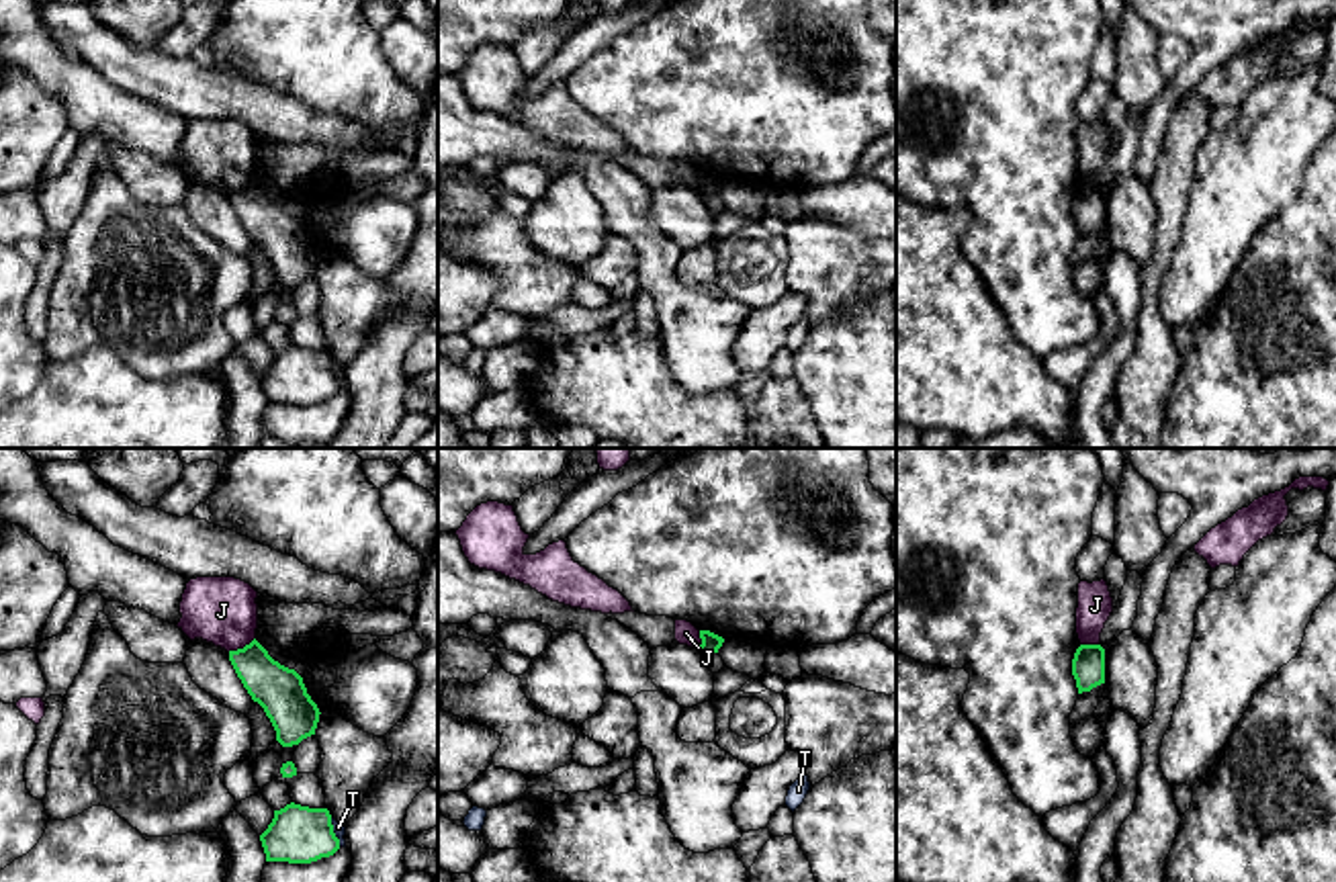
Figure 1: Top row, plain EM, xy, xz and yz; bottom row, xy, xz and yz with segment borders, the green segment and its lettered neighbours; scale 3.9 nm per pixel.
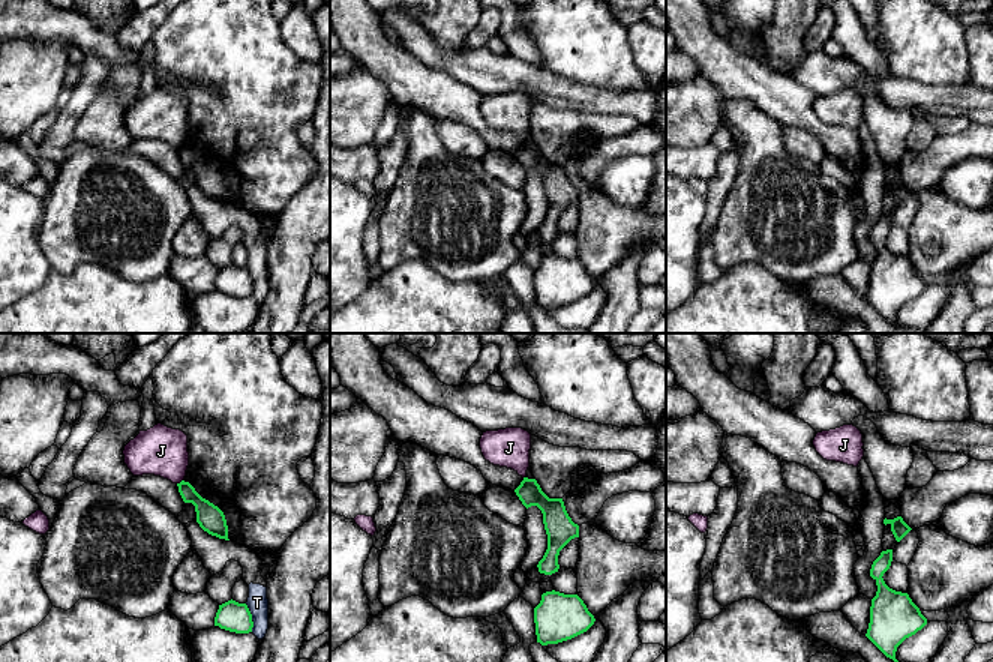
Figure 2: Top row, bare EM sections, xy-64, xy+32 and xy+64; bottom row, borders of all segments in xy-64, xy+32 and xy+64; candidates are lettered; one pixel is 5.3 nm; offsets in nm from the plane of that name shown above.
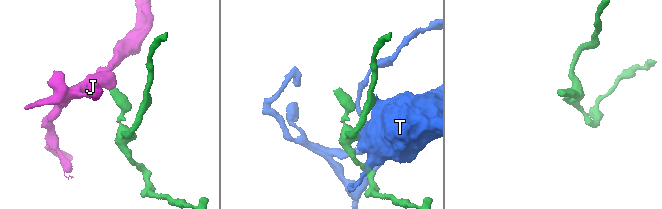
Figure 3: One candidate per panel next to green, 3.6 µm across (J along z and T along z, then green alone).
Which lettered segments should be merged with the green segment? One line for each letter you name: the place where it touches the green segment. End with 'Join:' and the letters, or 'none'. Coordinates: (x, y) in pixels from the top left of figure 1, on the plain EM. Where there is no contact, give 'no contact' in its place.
Join: none

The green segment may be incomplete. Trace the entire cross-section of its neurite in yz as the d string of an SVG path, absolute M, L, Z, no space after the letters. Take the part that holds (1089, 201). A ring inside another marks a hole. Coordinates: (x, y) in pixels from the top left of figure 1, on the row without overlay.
M1080 186L1072 201L1072 217L1078 235L1105 225L1105 190L1101 186Z

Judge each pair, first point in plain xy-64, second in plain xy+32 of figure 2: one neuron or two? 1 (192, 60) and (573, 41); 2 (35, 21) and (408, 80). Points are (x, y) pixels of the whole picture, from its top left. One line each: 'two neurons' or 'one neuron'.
1: one neuron
2: two neurons

